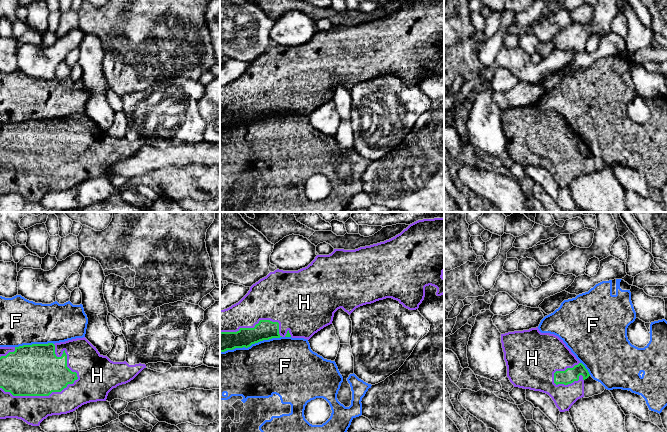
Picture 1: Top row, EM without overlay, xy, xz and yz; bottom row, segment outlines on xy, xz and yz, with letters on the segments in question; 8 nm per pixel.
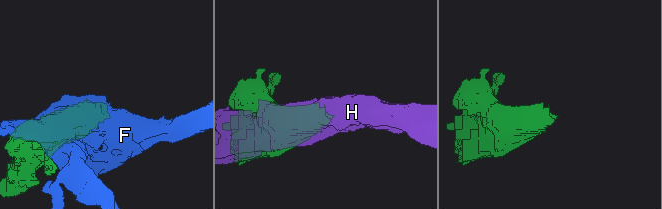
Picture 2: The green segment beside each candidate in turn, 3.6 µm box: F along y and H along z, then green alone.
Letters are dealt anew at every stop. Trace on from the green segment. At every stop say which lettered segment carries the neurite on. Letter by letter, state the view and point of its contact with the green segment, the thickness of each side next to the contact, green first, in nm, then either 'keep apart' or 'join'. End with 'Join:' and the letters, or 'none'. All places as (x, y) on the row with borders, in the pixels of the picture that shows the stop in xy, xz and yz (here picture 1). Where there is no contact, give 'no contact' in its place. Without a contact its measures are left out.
F: meets green in xz at (250, 345); 160 nm thick on the green side, 440 nm on the other; keep apart
H: meets green in xy at (39, 395); 420 nm thick on the green side, 220 nm on the other; join
Join: H

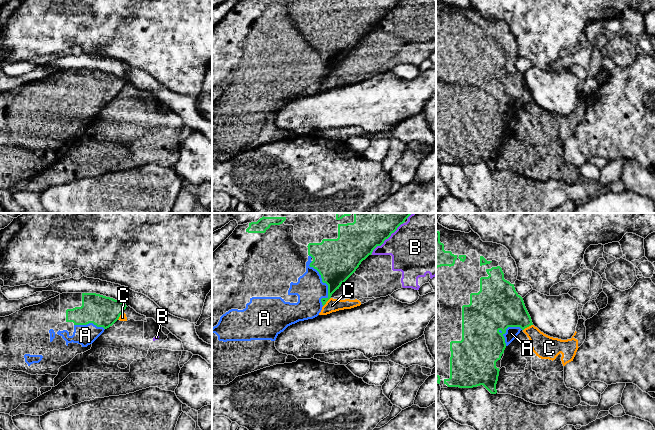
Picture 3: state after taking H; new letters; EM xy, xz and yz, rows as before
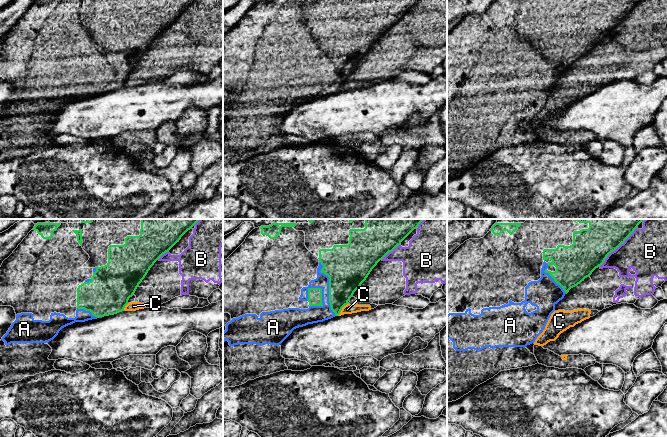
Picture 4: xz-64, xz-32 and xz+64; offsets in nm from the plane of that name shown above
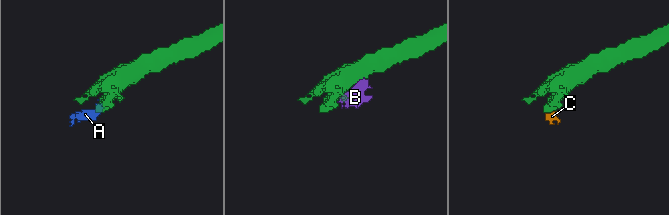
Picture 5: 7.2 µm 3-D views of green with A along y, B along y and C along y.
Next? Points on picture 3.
A: meets green in xz at (325, 282); 340 nm thick on the green side, 240 nm on the other; join
B: meets green in xz at (386, 238); 380 nm thick on the green side, 420 nm on the other; keep apart
C: meets green in yz at (527, 326); 320 nm thick on the green side, 190 nm on the other; keep apart
Join: A

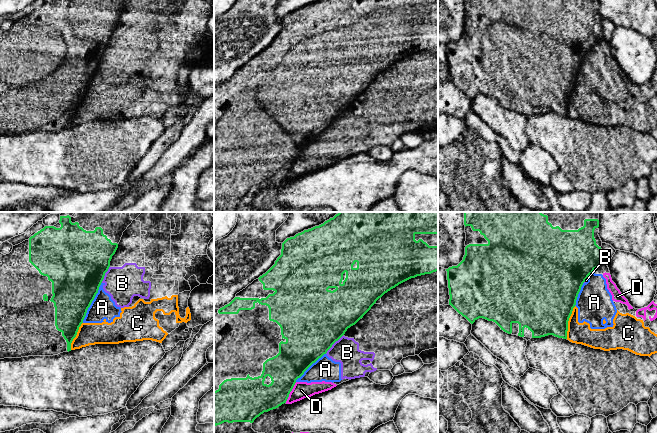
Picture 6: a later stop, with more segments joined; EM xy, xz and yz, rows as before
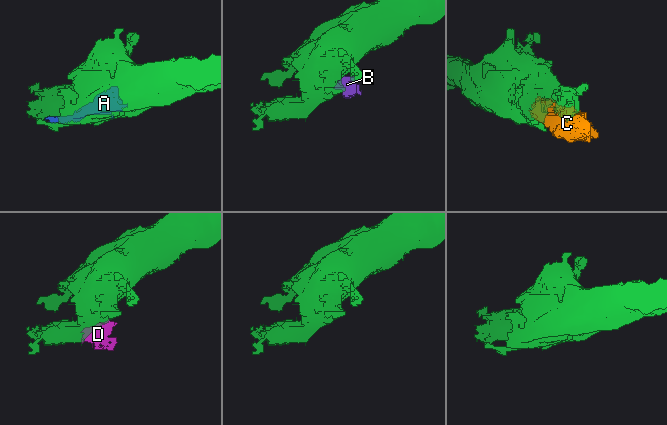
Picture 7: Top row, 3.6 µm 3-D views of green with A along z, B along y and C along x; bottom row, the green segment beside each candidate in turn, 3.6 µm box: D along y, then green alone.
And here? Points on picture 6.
A: meets green in xy at (91, 302); 420 nm thick on the green side, 190 nm on the other; keep apart
B: meets green in xz at (333, 343); 500 nm thick on the green side, 200 nm on the other; keep apart
C: meets green in yz at (567, 322); 480 nm thick on the green side, 180 nm on the other; keep apart
D: meets green in xz at (290, 391); 260 nm thick on the green side, 140 nm on the other; keep apart
Join: none

